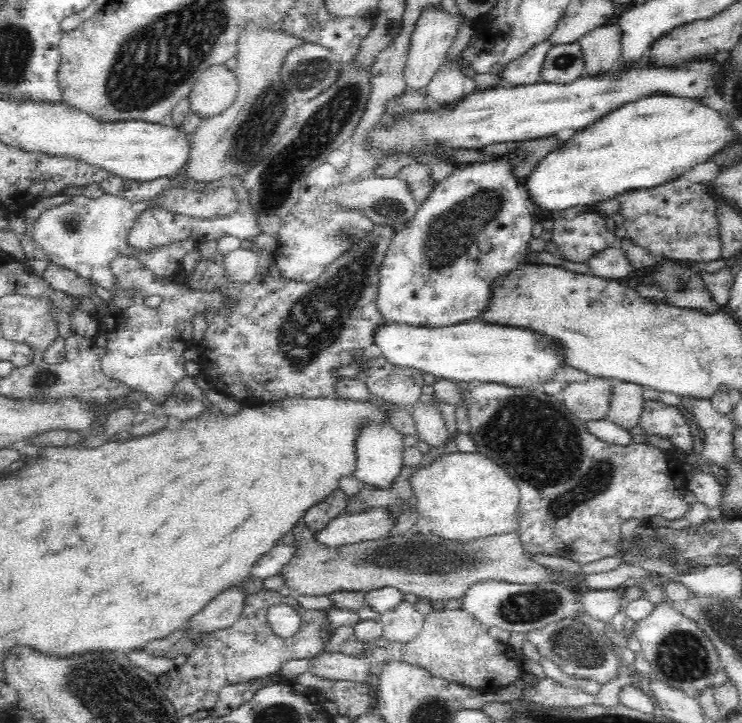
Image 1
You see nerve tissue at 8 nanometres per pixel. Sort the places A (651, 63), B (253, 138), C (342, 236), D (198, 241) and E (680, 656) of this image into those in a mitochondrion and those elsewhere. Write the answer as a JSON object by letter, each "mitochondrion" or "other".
{"A":"other","B":"mitochondrion","C":"mitochondrion","D":"other","E":"mitochondrion"}

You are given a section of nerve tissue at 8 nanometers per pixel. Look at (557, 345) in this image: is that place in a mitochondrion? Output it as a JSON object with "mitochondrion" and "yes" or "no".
{"mitochondrion":"no"}

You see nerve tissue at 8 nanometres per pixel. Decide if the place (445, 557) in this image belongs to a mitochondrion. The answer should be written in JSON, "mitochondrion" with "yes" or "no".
{"mitochondrion":"yes"}

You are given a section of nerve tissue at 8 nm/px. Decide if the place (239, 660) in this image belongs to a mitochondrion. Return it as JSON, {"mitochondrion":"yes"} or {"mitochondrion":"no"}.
{"mitochondrion":"no"}

